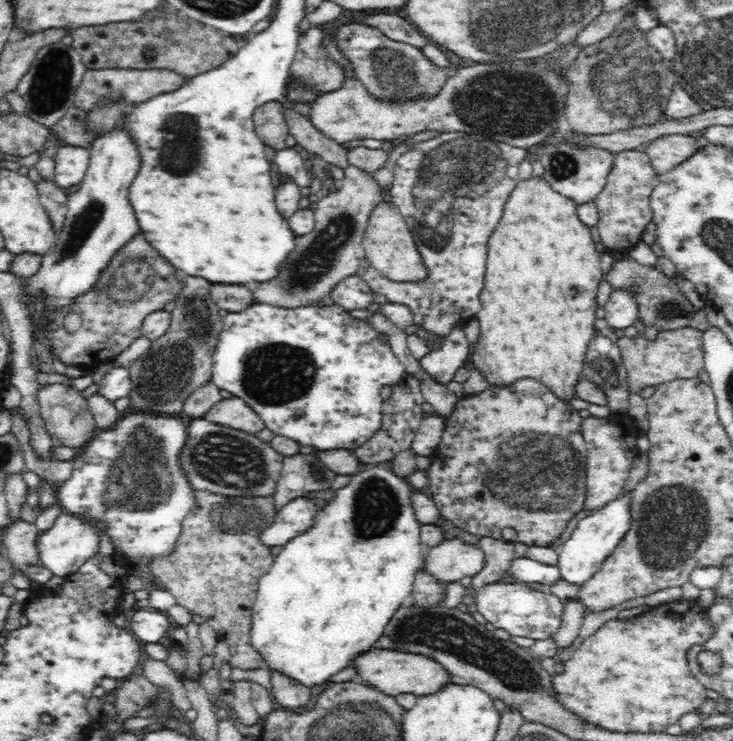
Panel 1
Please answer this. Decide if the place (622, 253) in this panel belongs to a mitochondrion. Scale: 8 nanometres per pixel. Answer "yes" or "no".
no

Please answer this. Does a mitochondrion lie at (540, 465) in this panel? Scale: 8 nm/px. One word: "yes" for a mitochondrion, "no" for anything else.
yes

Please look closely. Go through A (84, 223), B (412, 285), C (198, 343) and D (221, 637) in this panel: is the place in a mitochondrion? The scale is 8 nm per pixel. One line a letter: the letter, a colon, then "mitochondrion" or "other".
A: mitochondrion
B: other
C: mitochondrion
D: other

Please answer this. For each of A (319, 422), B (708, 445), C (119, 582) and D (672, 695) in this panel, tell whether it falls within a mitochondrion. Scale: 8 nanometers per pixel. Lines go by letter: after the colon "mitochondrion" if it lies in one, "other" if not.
A: other
B: other
C: other
D: other

